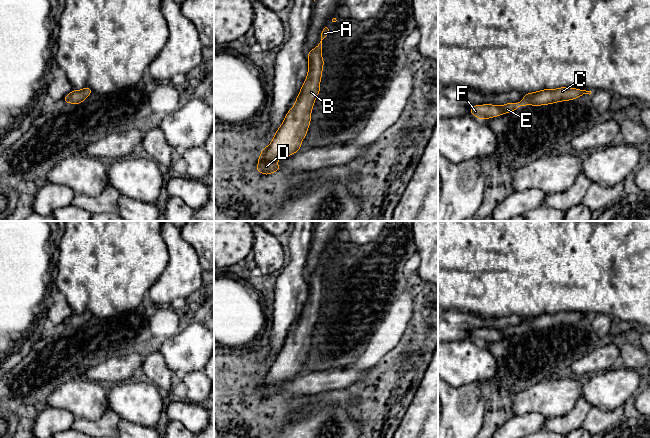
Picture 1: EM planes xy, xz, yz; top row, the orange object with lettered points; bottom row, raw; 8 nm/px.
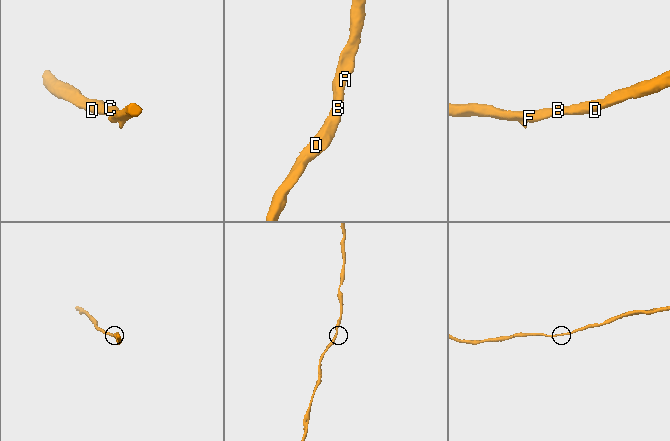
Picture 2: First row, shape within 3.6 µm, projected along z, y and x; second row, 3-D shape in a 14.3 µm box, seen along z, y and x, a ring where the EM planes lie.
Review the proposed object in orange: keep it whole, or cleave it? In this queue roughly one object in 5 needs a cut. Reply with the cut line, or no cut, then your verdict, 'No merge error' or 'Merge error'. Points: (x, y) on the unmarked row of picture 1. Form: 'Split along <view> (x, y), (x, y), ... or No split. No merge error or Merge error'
No split. No merge error

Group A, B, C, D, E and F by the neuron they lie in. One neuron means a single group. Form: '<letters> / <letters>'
A B C D E F

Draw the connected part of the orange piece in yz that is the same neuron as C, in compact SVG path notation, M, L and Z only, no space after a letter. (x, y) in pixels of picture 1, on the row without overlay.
M560 311L553 314L542 313L537 316L527 317L519 327L506 327L502 330L483 328L474 329L470 332L471 339L481 343L494 342L509 336L513 336L520 330L532 329L541 330L549 329L562 325L574 324L584 318L591 318L591 315Z

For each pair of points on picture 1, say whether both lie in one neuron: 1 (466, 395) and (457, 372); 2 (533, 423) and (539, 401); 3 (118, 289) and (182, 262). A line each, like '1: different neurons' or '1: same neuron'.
1: different neurons
2: different neurons
3: different neurons

